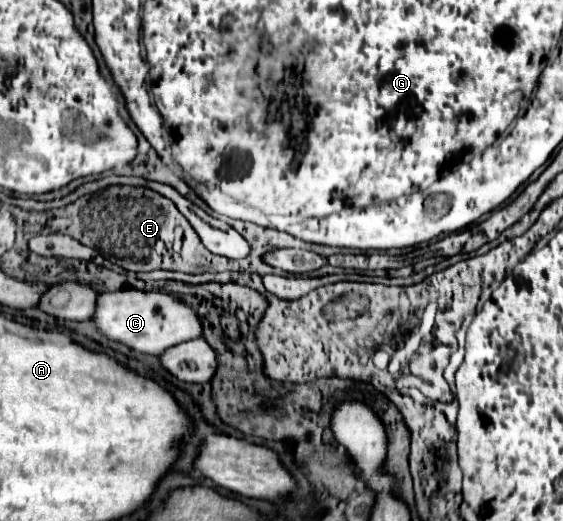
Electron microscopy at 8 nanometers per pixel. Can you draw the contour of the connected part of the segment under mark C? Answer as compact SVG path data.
M122 289L114 293L102 293L98 295L96 311L90 317L90 321L94 323L96 331L106 339L146 355L158 355L168 347L196 339L202 333L202 327L194 309L190 309L180 299L160 291L144 293L134 289Z

